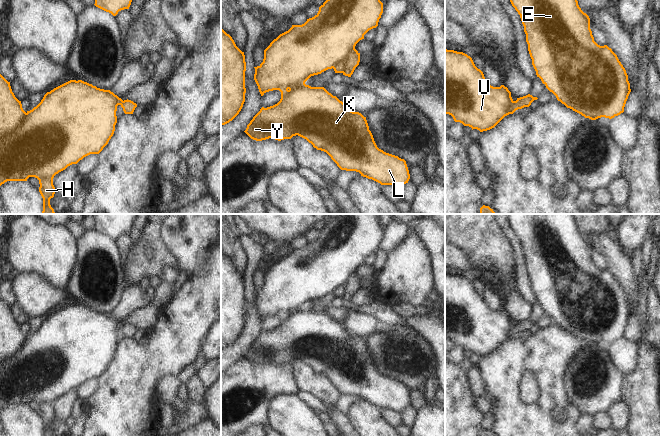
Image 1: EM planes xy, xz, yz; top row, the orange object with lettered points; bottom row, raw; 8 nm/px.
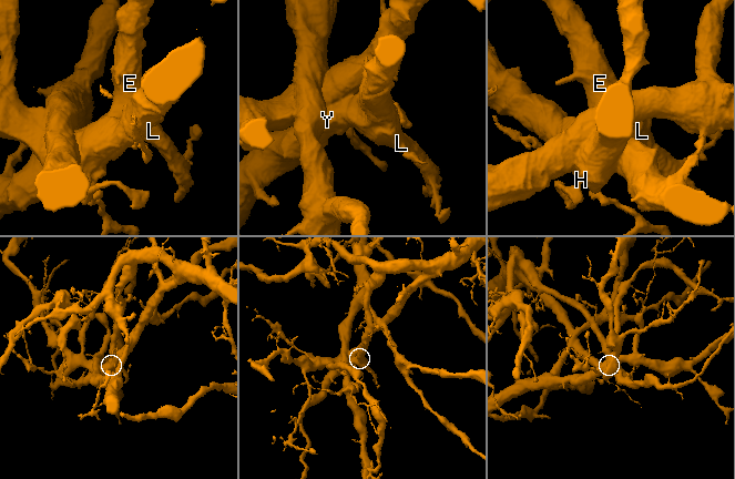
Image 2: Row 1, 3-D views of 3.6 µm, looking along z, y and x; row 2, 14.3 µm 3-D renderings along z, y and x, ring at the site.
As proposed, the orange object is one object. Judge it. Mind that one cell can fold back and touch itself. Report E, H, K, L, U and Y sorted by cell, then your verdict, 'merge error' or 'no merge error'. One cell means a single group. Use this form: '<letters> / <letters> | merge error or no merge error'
E K L U Y / H | merge error

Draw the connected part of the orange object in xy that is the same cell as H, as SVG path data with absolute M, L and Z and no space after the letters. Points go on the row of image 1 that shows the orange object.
M39 179L39 192L43 198L42 214L55 214L54 209L50 205L50 199L54 197L55 187L53 180Z

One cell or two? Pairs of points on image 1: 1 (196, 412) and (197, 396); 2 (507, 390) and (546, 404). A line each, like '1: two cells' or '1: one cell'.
1: two cells
2: one cell

